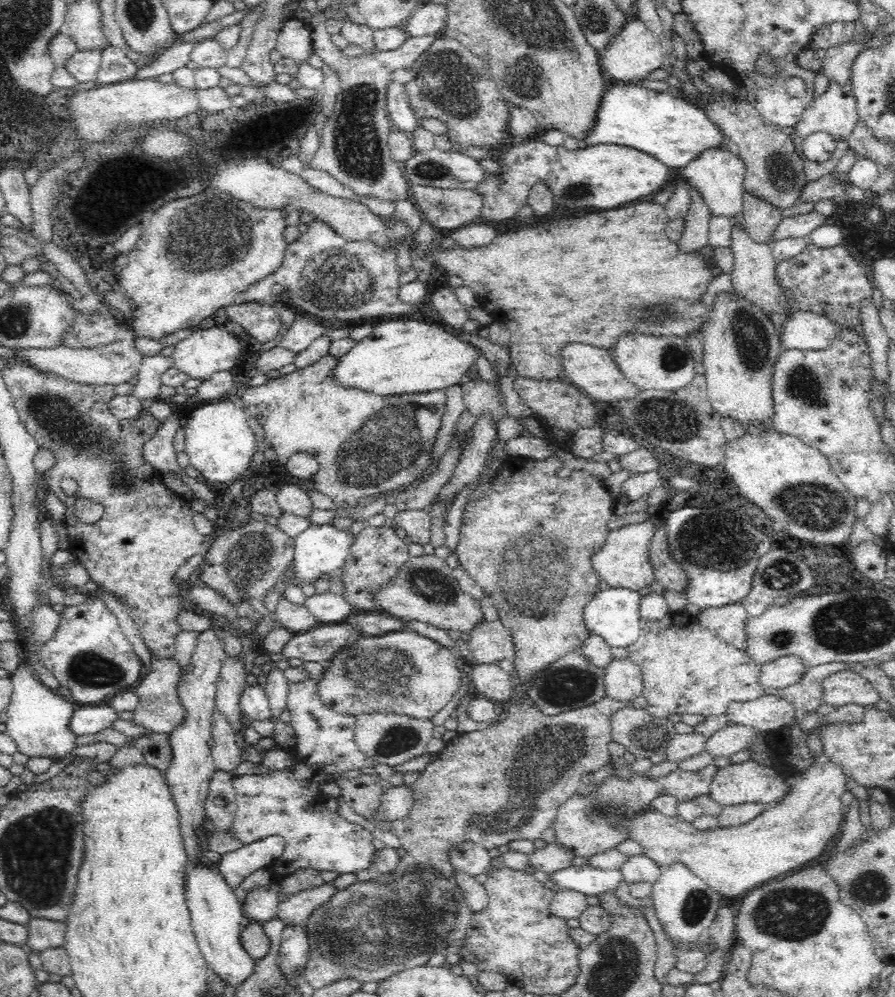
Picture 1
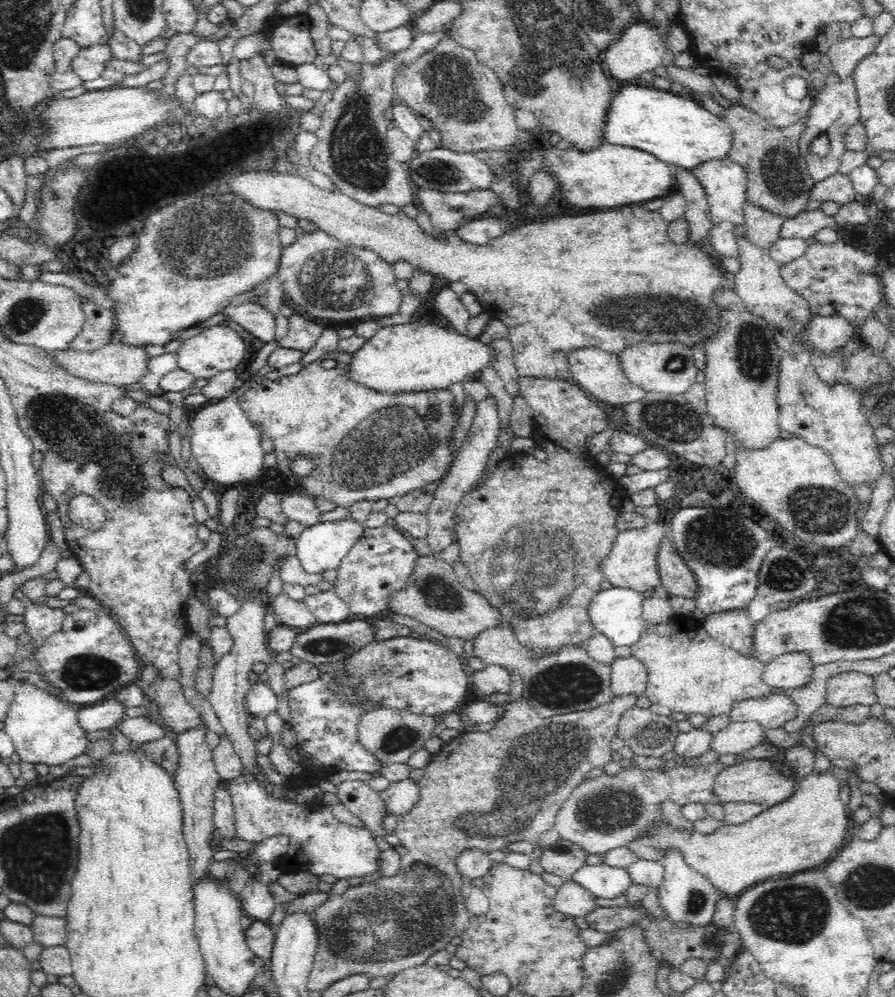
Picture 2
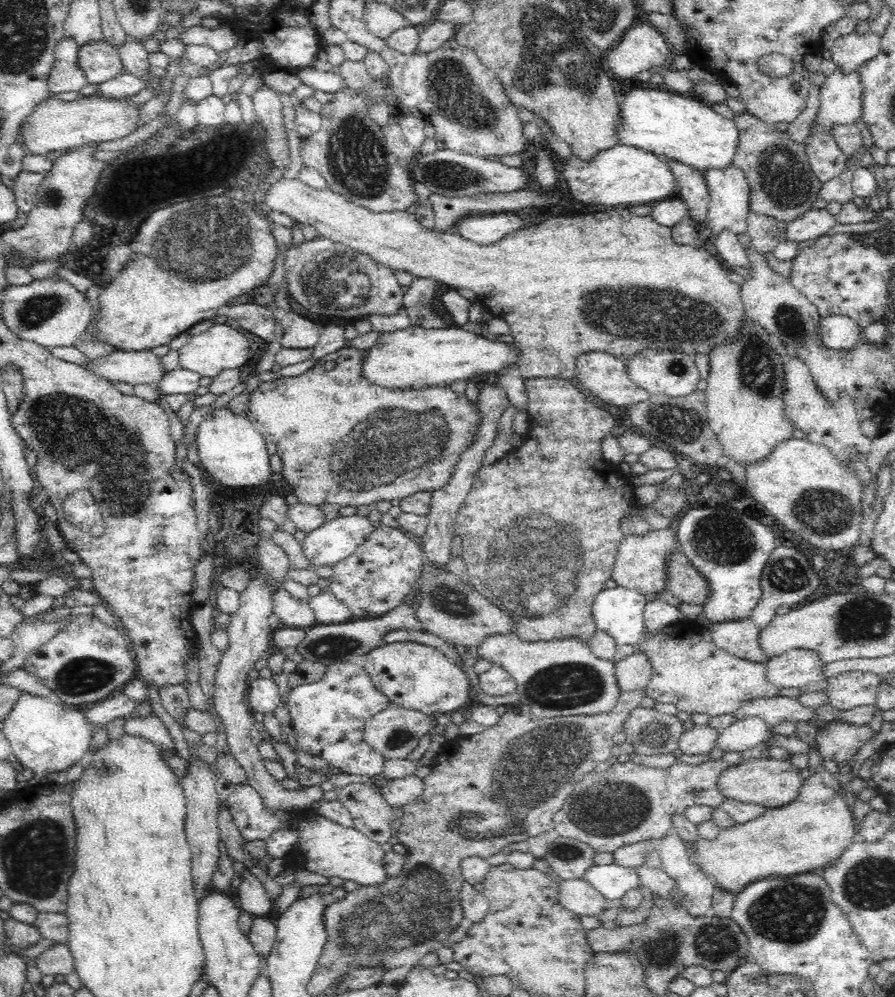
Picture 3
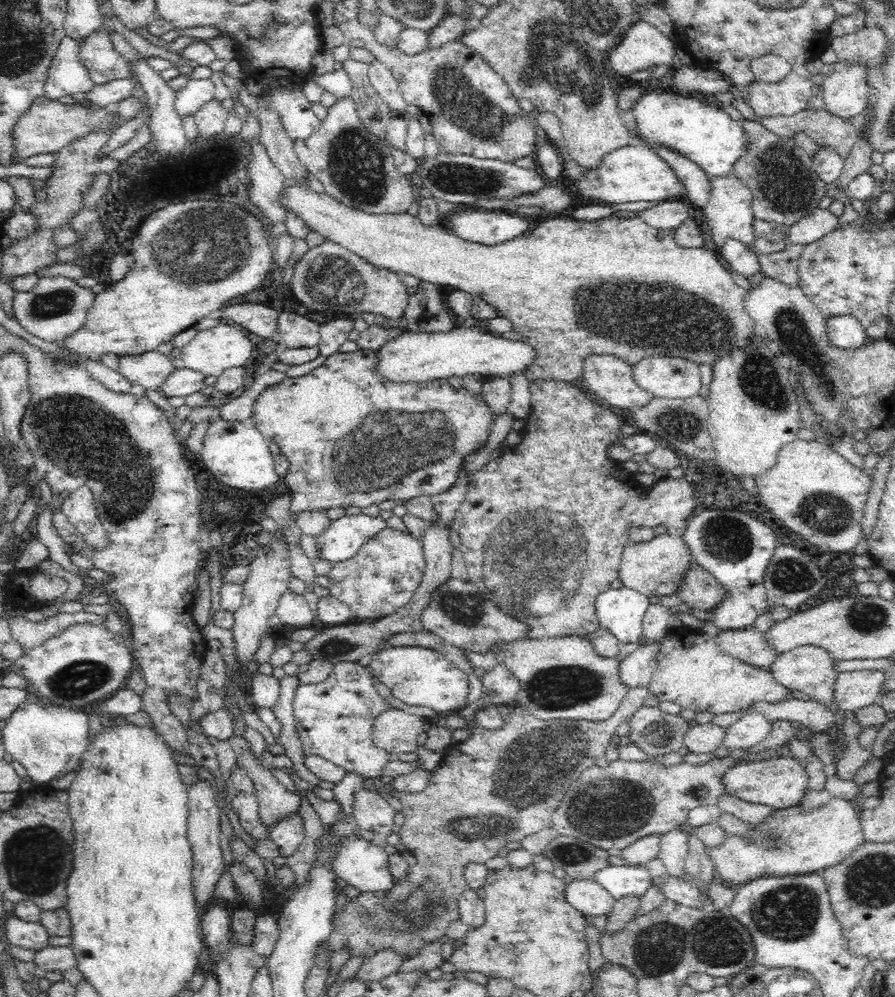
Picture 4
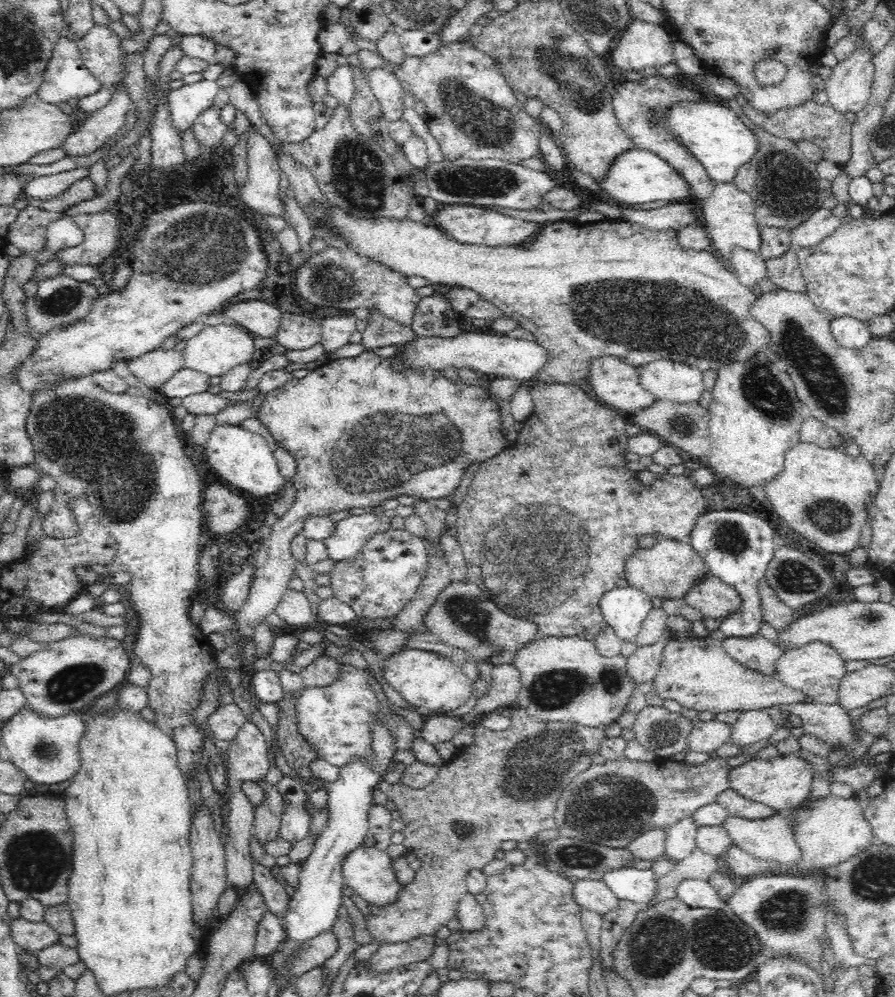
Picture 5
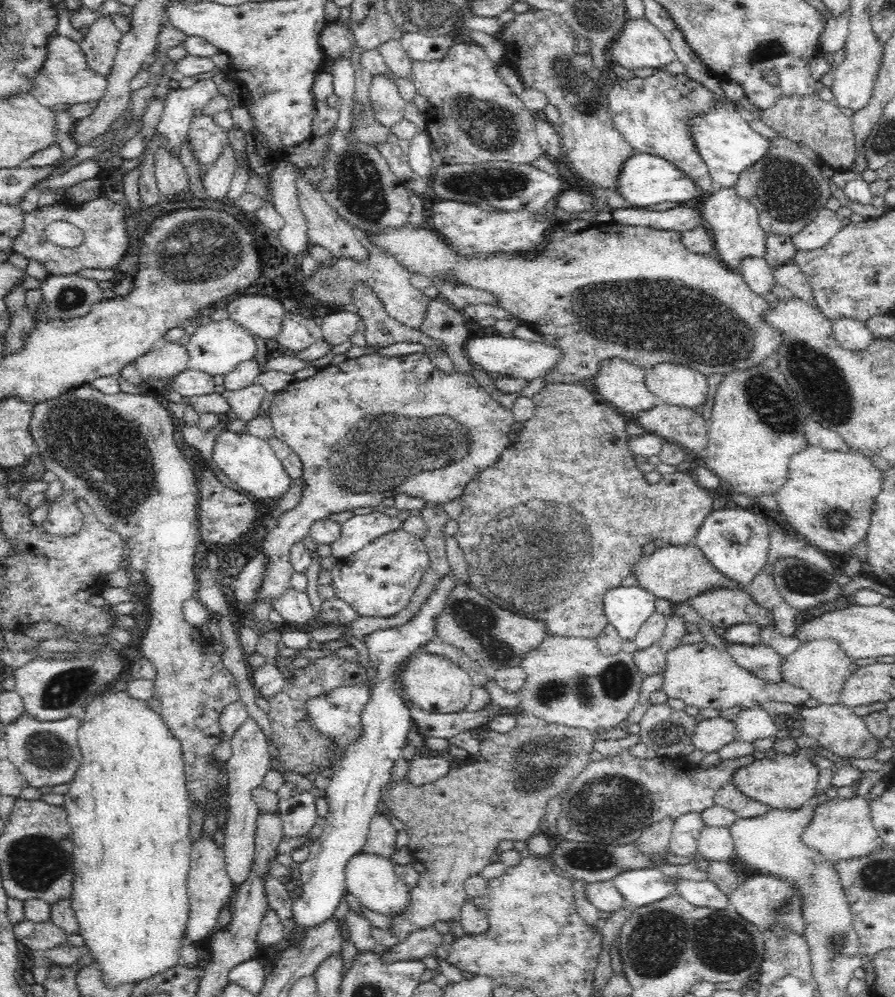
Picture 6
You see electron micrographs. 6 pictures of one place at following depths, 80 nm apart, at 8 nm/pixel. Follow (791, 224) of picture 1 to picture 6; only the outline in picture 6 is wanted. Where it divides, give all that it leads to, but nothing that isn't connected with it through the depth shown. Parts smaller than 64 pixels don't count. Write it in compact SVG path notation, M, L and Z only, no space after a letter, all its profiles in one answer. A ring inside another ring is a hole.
M824 207L818 211L816 218L811 220L799 233L792 237L793 245L799 250L816 250L824 246L843 227L842 221L833 210Z

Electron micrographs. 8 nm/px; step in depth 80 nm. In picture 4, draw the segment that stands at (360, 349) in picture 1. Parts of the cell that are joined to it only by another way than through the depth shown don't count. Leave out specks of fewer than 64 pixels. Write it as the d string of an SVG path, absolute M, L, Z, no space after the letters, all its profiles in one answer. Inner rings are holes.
M457 326L450 332L404 332L398 338L388 340L377 351L375 370L388 382L432 382L448 380L450 376L492 375L508 378L523 374L535 359L534 347L524 342L513 342L472 326Z

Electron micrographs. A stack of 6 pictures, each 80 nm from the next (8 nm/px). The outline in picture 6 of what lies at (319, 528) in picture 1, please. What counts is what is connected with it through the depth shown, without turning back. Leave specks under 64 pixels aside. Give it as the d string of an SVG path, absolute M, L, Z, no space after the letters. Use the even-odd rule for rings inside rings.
M373 511L370 514L352 515L352 518L341 524L340 538L331 544L332 555L338 560L348 559L375 538L400 528L400 519L386 513Z

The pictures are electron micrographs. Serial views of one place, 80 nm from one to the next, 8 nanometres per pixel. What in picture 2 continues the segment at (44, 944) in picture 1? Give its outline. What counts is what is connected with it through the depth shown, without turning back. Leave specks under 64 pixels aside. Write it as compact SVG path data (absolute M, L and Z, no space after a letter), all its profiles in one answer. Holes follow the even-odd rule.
M36 915L29 926L33 932L33 941L44 948L65 946L67 939L67 918L59 916Z

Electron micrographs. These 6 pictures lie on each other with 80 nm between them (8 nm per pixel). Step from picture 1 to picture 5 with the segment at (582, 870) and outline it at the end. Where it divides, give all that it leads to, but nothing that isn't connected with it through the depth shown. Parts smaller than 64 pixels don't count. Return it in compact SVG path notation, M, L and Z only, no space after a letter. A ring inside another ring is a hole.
M622 867L609 871L602 876L602 881L619 900L645 907L656 896L660 877L652 869Z

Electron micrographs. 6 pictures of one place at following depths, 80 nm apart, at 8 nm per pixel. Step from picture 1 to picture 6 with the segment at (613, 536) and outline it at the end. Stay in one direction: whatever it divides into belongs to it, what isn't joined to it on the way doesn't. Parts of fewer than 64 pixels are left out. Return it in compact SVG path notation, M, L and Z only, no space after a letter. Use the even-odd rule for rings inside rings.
M694 538L690 539L686 546L668 544L664 548L654 550L650 556L642 556L633 566L633 574L640 588L651 592L656 598L664 598L672 602L686 602L689 598L716 587L744 590L710 564L698 549Z

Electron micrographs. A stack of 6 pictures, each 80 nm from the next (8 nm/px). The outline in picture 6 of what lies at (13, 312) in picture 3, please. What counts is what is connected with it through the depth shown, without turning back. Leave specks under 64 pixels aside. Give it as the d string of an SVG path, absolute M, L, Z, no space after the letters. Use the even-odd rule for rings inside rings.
M48 275L40 283L42 298L37 312L32 316L36 316L38 322L84 317L94 304L104 298L104 290L98 283L79 275Z

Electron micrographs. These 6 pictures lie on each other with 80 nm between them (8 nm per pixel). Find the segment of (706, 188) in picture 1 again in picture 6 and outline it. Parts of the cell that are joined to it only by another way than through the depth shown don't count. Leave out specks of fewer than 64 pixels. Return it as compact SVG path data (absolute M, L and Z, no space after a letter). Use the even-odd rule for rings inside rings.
M735 187L717 188L711 195L703 198L700 210L704 225L710 230L715 241L715 250L724 266L731 271L740 268L744 258L765 258L766 231L760 226L758 211L750 201L740 197Z

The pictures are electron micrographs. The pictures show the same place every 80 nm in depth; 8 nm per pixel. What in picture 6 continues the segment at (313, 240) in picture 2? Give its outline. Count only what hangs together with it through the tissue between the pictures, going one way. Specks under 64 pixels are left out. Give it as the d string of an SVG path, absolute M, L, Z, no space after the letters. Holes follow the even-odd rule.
M356 228L356 238L360 240L360 243L368 250L369 255L364 262L355 262L354 260L347 260L346 258L334 257L334 264L330 266L318 266L314 270L314 274L310 278L304 280L304 292L306 296L312 297L314 300L326 303L326 305L333 306L335 308L341 307L346 304L355 304L355 297L353 291L355 290L355 284L362 283L363 286L372 288L374 295L380 297L386 313L391 318L394 318L400 324L411 327L416 330L420 330L422 322L428 308L428 302L430 298L424 295L423 290L417 290L412 287L410 283L409 271L406 271L398 261L396 257L392 257L391 254L385 252L381 246L374 246L366 238L365 231L360 228Z

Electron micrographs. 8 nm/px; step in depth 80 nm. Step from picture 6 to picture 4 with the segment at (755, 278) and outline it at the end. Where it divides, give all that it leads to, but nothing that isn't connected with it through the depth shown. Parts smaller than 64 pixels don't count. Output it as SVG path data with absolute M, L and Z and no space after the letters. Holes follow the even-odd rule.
M727 238L721 248L724 260L728 261L733 273L748 279L762 270L758 257L743 242L735 238Z

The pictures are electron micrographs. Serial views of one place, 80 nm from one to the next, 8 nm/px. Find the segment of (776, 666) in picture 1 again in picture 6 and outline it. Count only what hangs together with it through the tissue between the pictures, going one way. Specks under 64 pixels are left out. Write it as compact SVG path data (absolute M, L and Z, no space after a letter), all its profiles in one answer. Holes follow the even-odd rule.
M812 640L801 644L793 653L786 656L780 663L780 670L784 681L807 690L819 704L831 705L840 703L842 687L852 673L850 665L853 661L846 656L836 641Z

